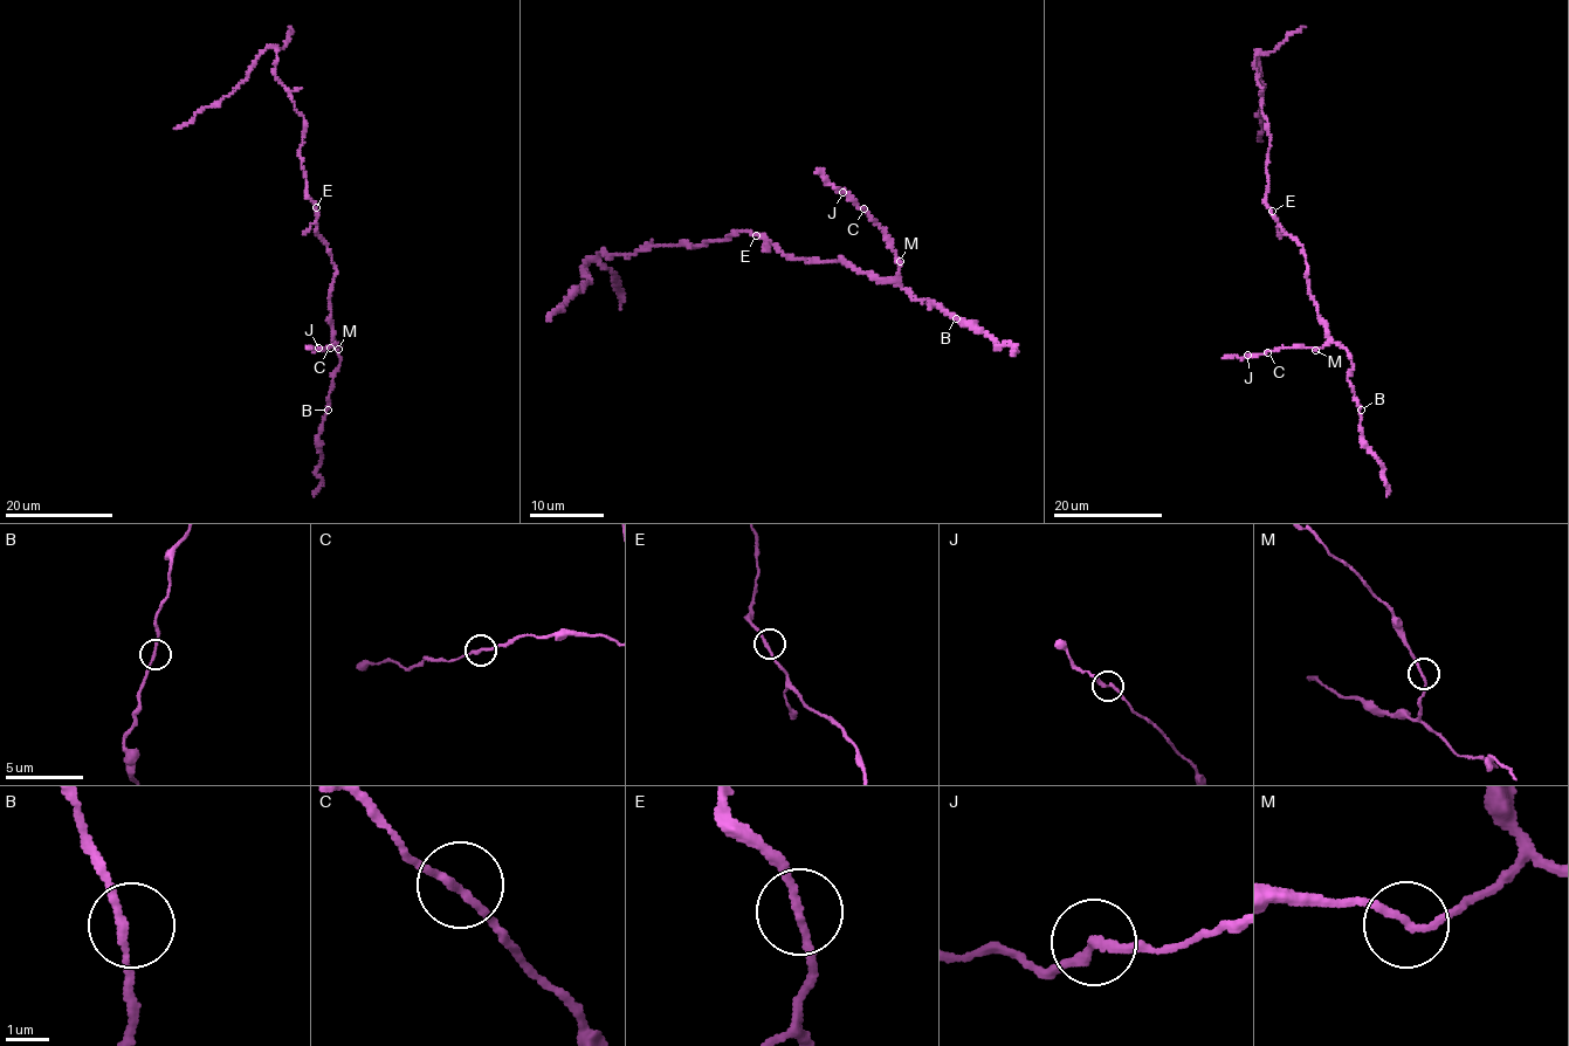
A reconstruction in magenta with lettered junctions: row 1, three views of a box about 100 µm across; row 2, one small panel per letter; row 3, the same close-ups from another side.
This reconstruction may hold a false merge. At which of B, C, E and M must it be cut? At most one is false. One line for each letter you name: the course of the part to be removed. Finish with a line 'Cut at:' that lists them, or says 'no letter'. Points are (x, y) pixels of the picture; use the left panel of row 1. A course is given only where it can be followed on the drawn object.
Cut at: no letter

